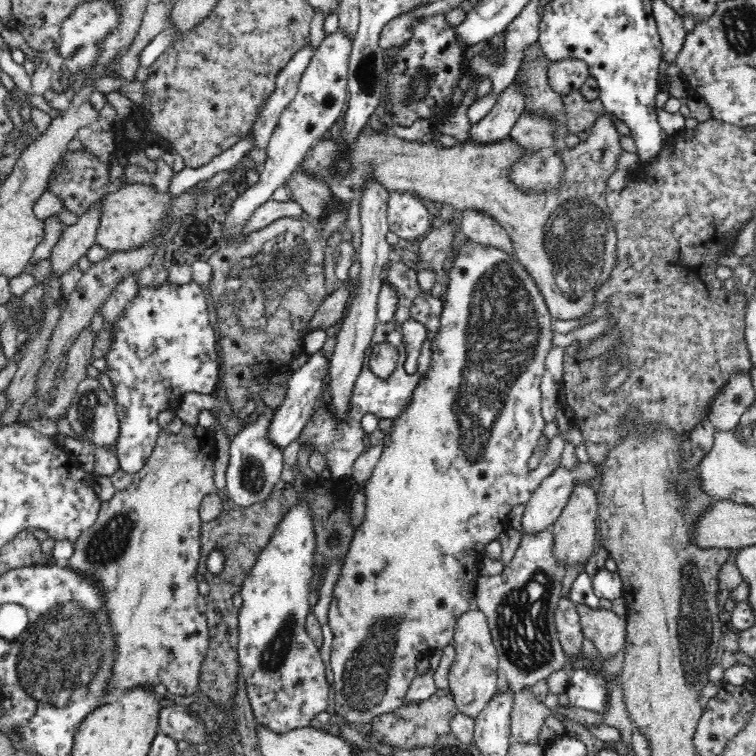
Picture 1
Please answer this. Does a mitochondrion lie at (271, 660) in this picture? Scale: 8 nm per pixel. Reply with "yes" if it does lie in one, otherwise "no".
yes

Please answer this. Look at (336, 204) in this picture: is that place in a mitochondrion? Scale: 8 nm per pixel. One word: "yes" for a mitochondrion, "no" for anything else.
no

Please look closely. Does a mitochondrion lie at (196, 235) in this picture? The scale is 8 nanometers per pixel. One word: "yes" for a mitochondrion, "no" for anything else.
yes

